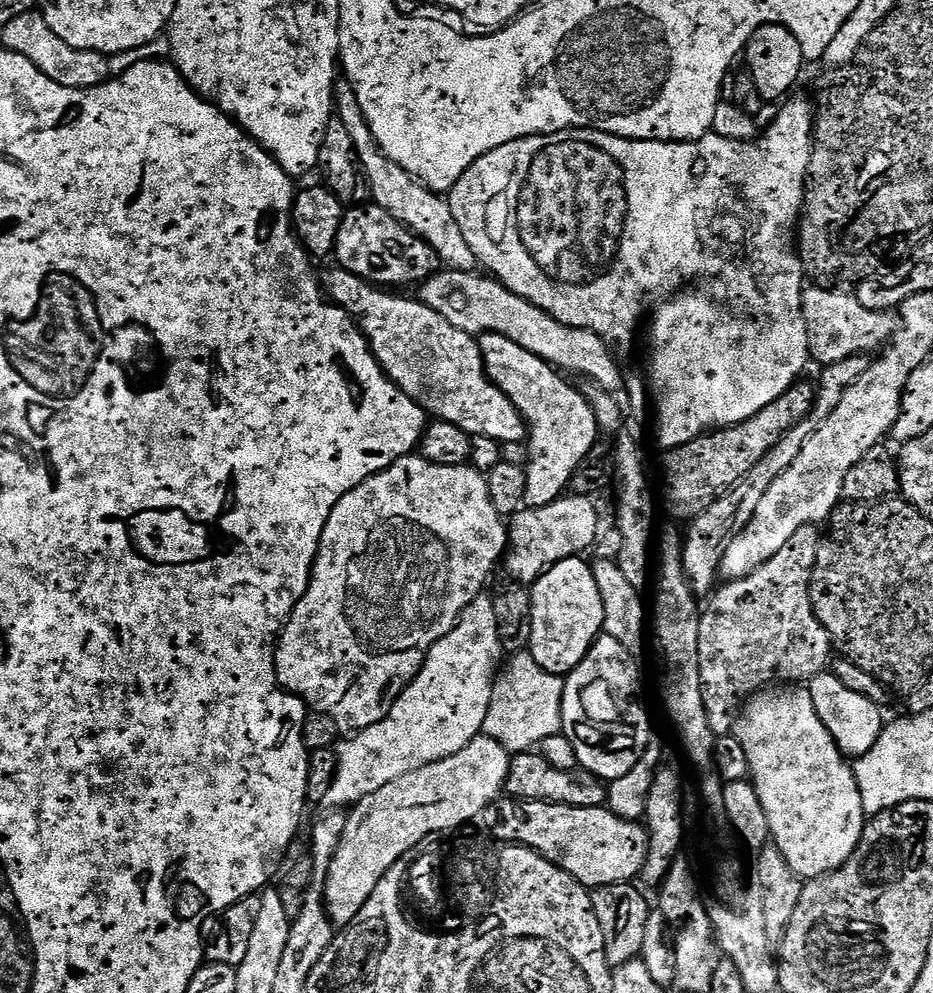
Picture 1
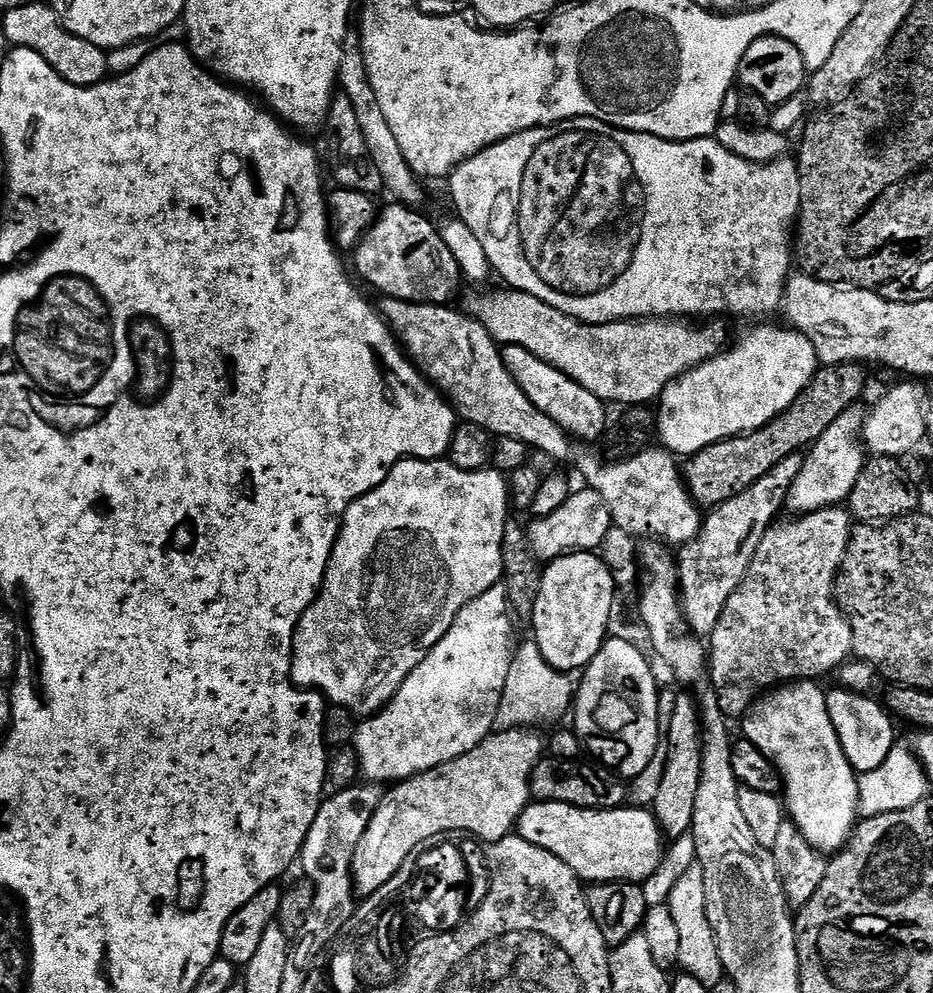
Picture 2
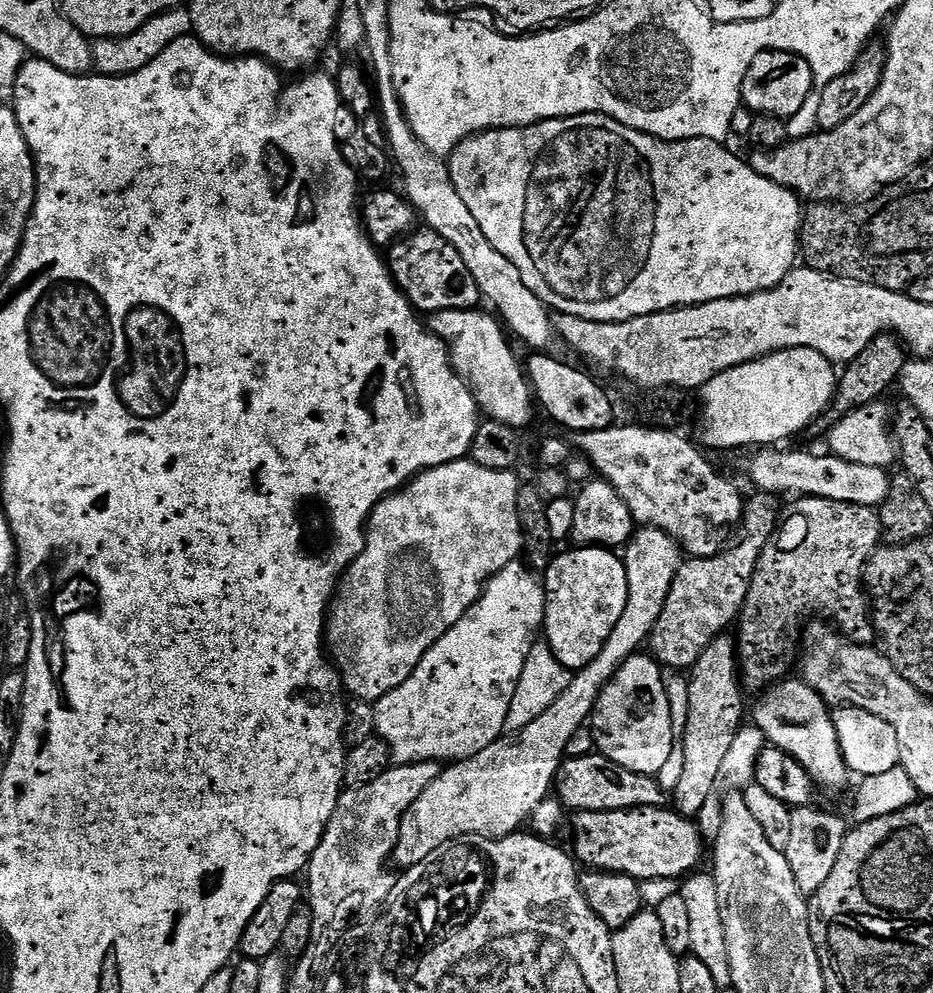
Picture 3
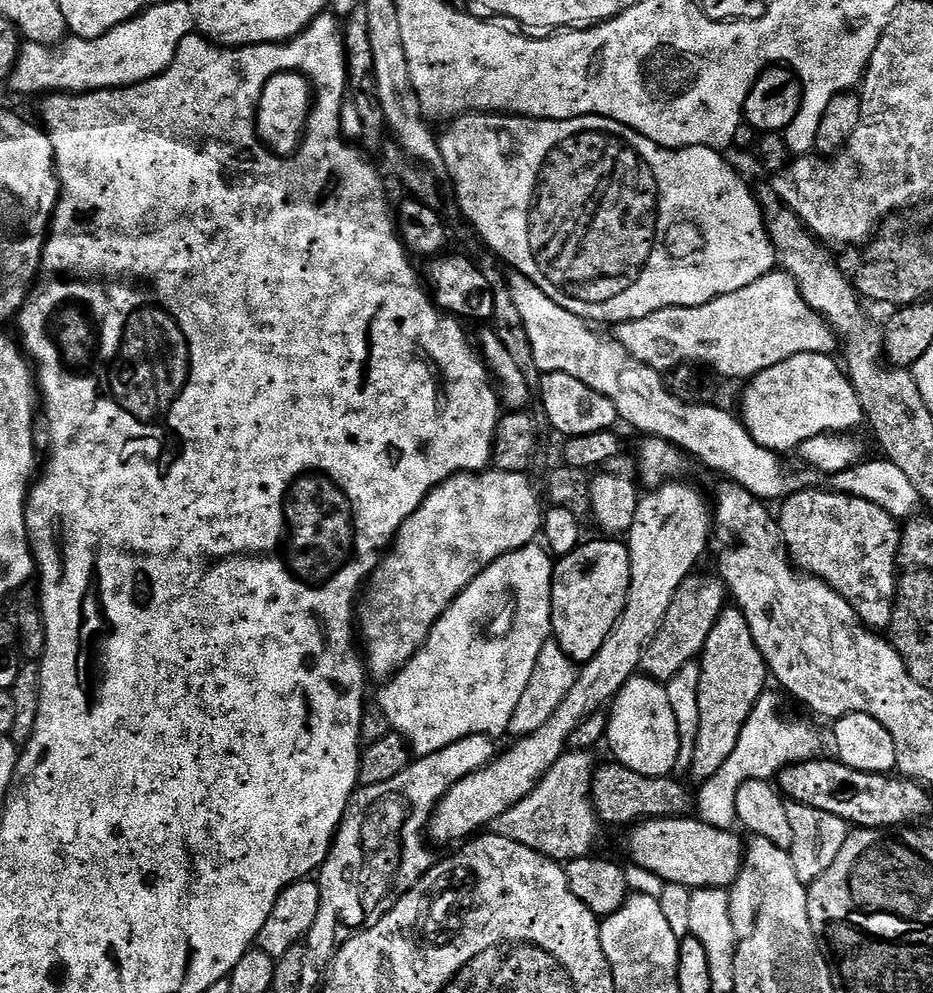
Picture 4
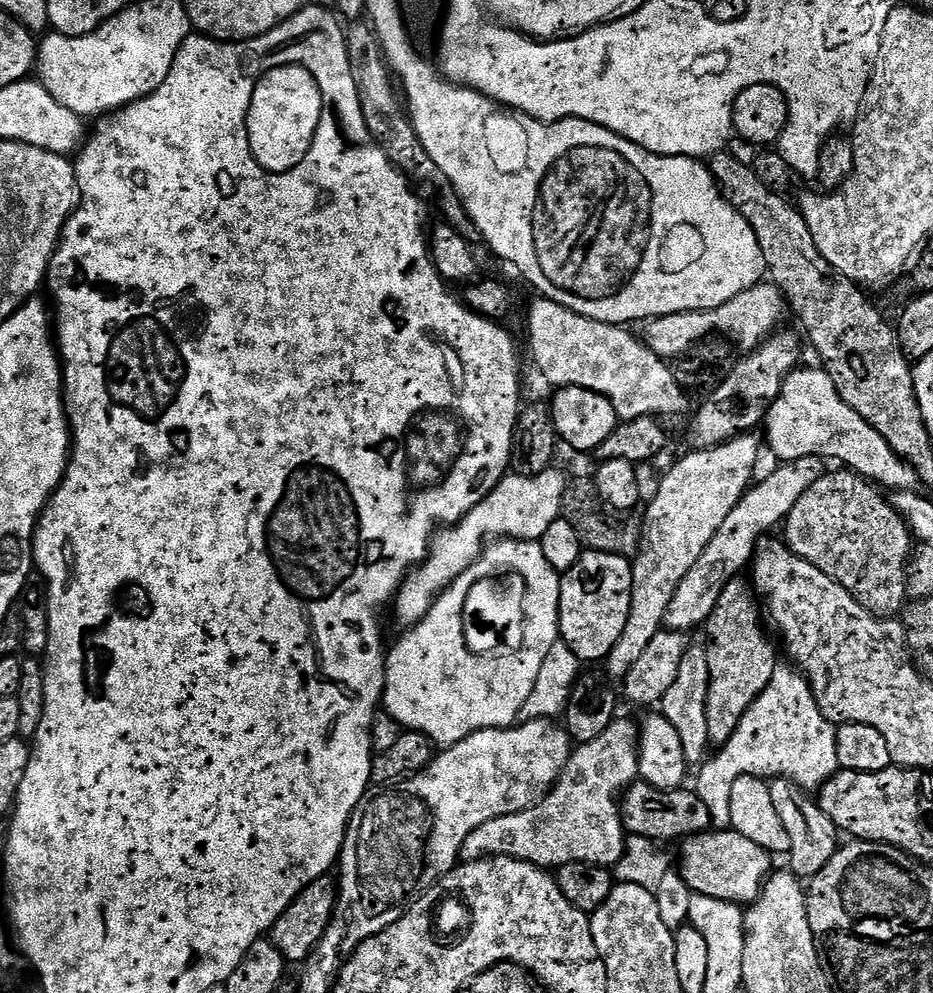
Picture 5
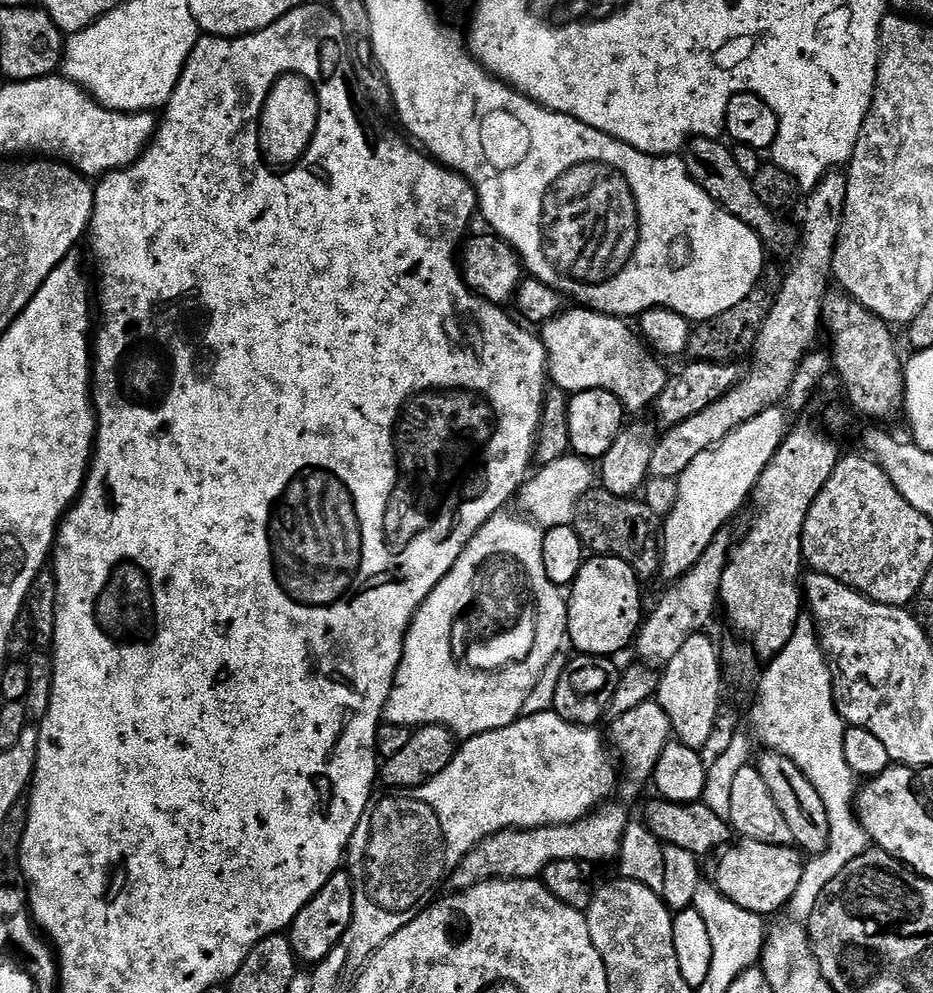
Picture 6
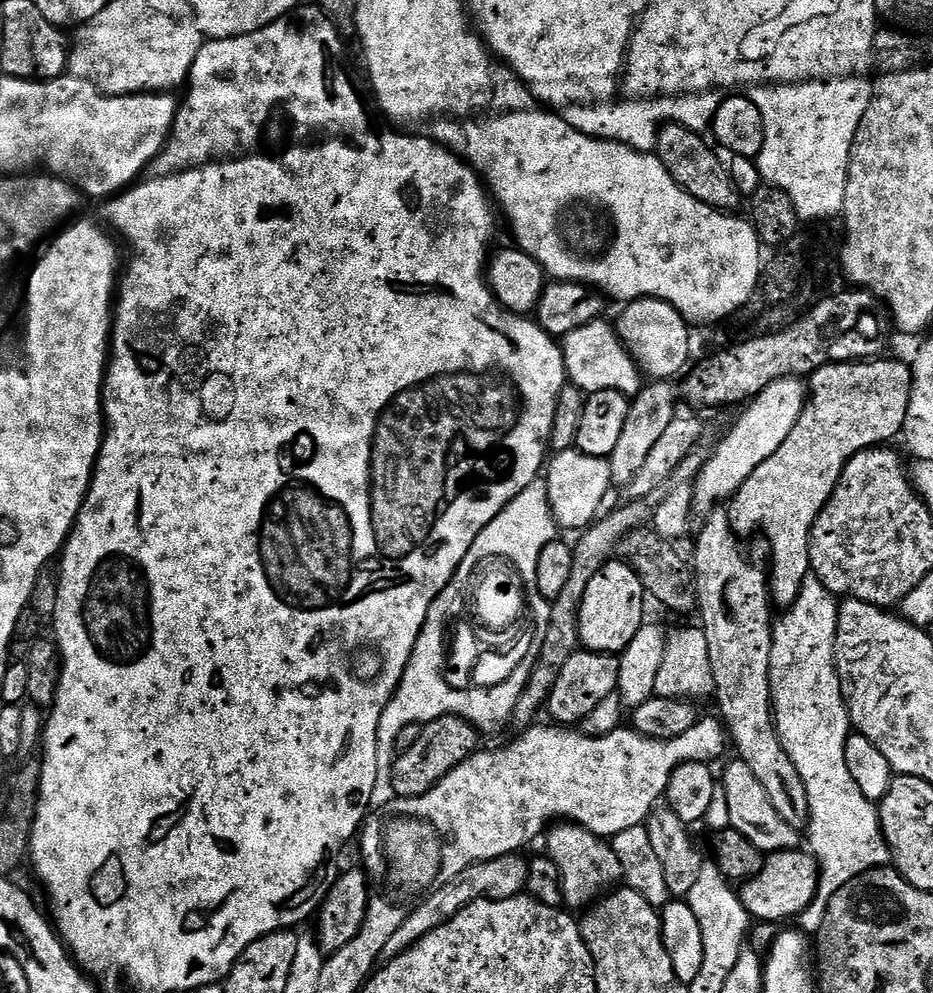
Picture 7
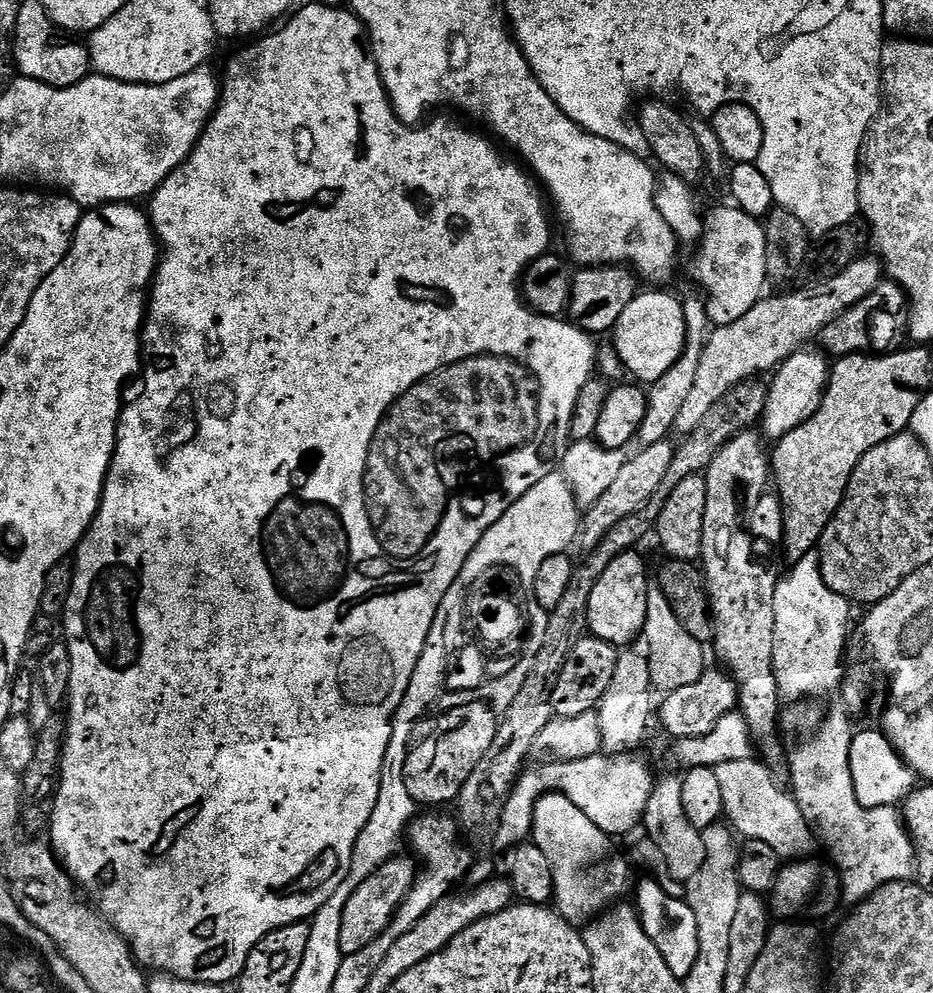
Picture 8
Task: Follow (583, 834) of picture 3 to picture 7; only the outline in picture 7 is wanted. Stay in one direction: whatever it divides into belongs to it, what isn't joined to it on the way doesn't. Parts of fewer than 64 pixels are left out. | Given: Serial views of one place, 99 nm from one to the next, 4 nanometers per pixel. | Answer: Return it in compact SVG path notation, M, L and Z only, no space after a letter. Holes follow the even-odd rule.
M793 850L791 852L774 852L765 859L762 870L758 870L743 881L739 889L740 901L746 906L748 915L756 922L781 922L799 917L810 906L810 902L816 897L816 887L820 885L820 866L816 863L816 857L808 850Z

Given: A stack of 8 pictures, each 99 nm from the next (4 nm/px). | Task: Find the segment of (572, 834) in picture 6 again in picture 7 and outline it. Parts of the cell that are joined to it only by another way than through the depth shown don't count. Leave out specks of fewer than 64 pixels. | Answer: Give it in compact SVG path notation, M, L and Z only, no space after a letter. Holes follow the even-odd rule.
M520 854L494 858L490 862L482 862L462 870L449 884L437 886L409 911L406 922L398 926L398 930L390 937L390 942L386 942L383 959L390 961L396 956L400 956L410 946L414 946L430 930L438 930L450 918L454 918L468 904L473 904L476 900L505 900L521 895L528 886L528 860Z

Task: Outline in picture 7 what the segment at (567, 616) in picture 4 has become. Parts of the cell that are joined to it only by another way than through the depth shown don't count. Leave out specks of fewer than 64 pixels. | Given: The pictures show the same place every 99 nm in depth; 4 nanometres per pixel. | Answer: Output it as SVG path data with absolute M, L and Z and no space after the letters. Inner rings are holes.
M613 558L605 564L586 590L586 598L582 598L580 611L580 642L590 652L623 653L626 646L638 634L646 623L644 617L644 600L646 593L644 584L631 566L623 559Z

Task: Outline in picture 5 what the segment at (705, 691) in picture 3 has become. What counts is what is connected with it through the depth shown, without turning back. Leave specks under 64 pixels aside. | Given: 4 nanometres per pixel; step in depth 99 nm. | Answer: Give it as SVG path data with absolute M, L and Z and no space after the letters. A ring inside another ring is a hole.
M737 578L718 594L718 606L710 614L708 631L708 661L710 662L710 690L706 694L706 726L710 729L710 745L730 742L738 722L750 710L750 706L770 686L774 670L778 666L776 648L764 629L762 608L749 581Z

